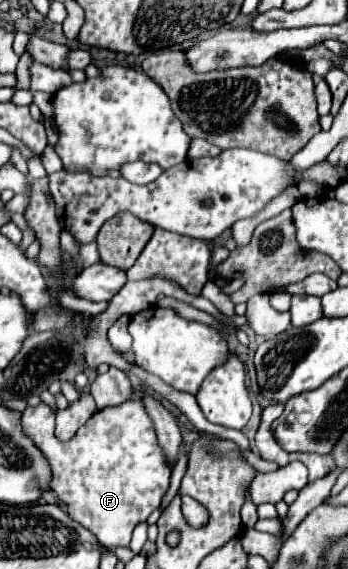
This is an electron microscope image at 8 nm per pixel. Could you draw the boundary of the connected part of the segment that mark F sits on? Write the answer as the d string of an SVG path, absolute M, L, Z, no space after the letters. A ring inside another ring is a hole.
M138 398L128 400L122 406L96 412L68 442L60 442L54 436L54 412L44 402L34 408L28 406L24 410L22 426L24 432L34 440L34 444L46 454L54 474L50 488L58 496L58 500L66 504L68 514L78 522L104 522L104 538L112 538L112 542L118 542L118 546L128 546L134 526L144 522L156 508L160 508L160 502L170 486L172 462L160 448L154 424Z

